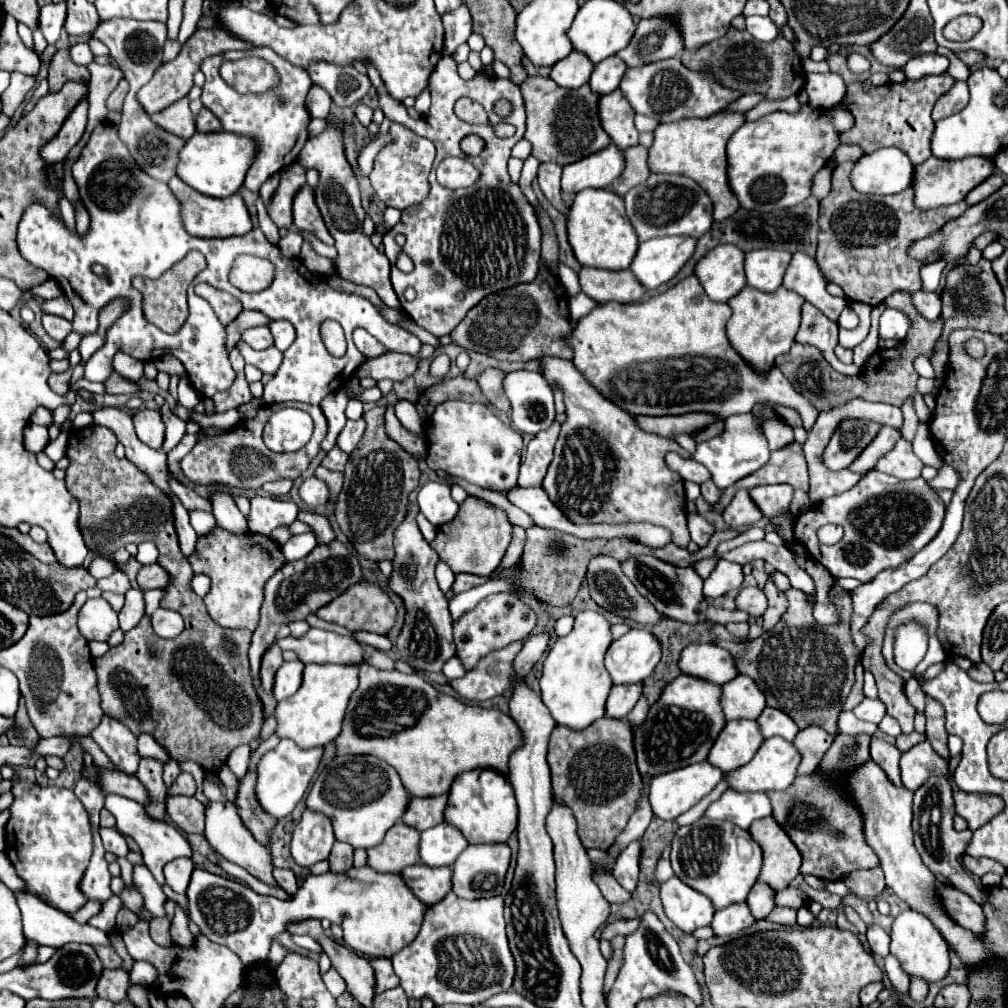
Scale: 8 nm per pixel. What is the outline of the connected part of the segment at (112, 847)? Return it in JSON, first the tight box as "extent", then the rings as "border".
{"extent":[100,828,128,858],"border":[[[100,828],[100,836],[102,836],[106,852],[116,854],[118,858],[122,858],[122,856],[128,854],[126,840],[124,840],[124,836],[116,828]]]}

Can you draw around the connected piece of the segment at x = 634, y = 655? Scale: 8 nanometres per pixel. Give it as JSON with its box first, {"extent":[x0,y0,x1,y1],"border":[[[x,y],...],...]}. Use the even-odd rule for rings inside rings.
{"extent":[606,628,662,684],"border":[[[632,628],[606,652],[606,670],[614,684],[634,684],[648,678],[662,656],[660,640],[644,628]]]}

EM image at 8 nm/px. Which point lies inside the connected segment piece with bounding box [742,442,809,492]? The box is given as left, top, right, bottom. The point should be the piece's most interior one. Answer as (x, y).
(788, 466)

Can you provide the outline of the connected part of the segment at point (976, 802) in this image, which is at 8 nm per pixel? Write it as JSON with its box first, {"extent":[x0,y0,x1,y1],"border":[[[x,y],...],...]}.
{"extent":[948,774,1002,830],"border":[[[952,774],[948,780],[954,792],[955,812],[966,818],[968,830],[978,830],[978,826],[984,826],[988,822],[988,818],[994,818],[994,814],[1002,812],[1002,798],[996,794],[966,794],[954,786]]]}

